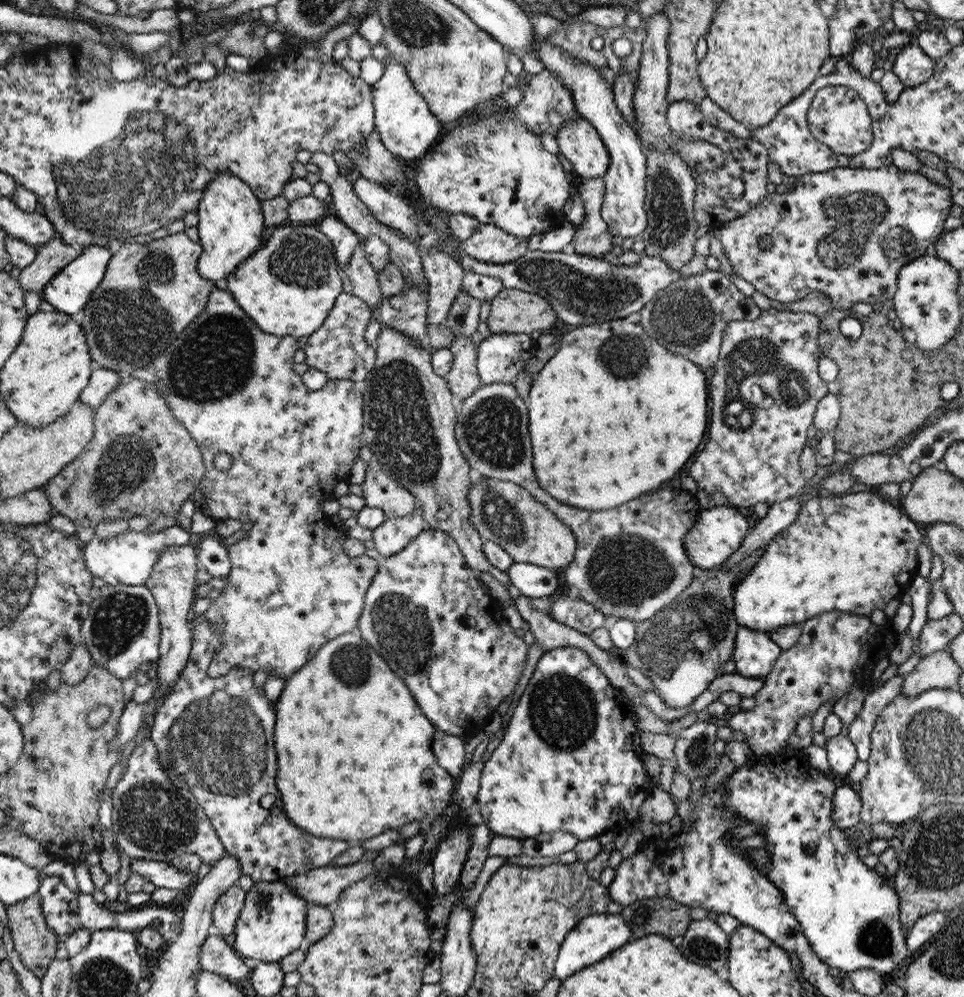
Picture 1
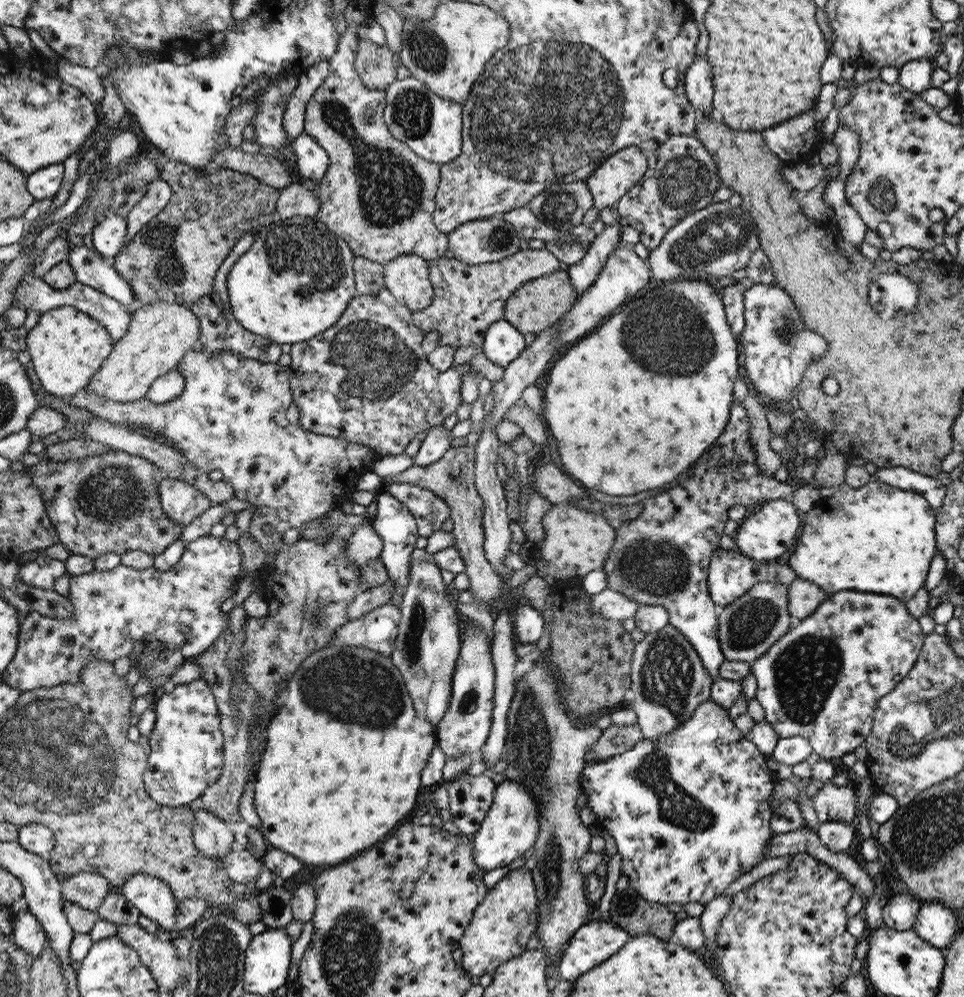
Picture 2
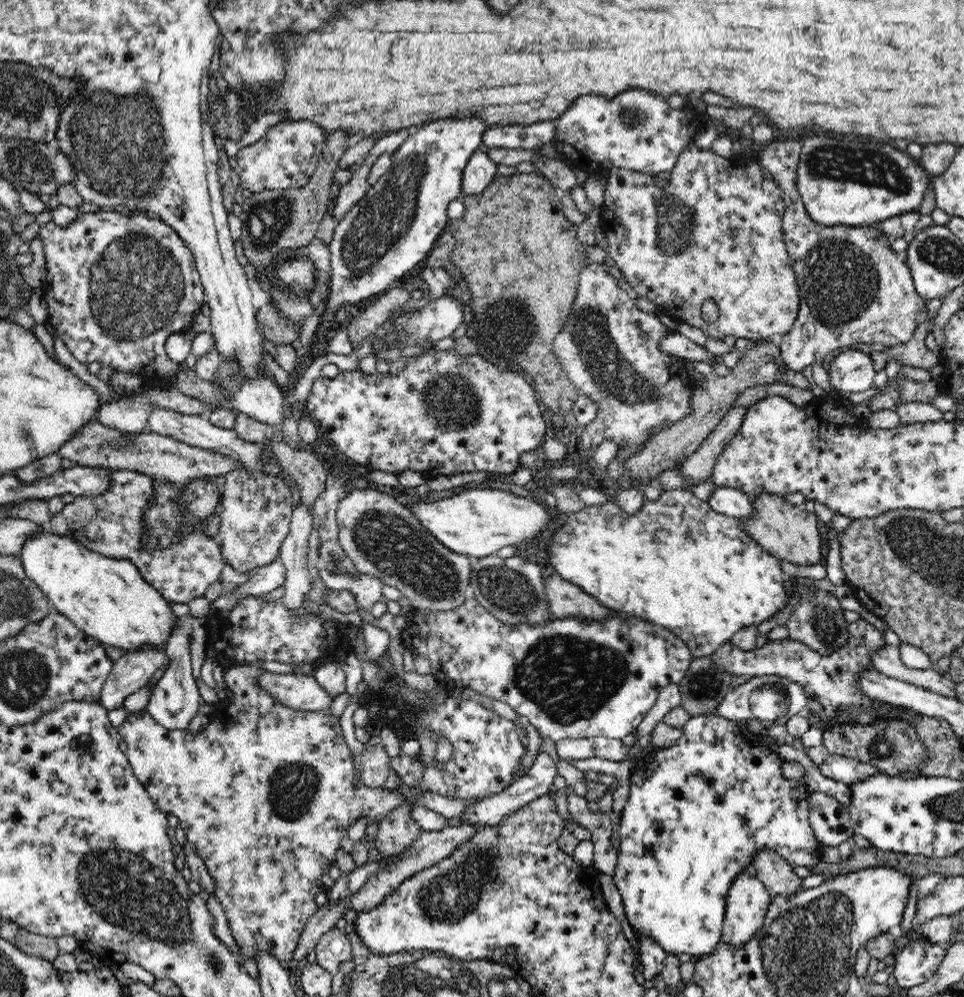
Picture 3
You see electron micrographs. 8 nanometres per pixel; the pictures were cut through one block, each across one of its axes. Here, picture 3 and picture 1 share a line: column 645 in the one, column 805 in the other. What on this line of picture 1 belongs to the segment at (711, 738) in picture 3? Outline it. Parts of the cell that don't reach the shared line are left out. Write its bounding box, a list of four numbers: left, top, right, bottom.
[724,747,910,978]

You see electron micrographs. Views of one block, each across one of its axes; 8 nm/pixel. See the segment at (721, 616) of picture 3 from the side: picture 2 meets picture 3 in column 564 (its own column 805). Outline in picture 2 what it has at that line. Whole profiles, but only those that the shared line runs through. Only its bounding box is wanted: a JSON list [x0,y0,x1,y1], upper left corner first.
[788,479,937,601]

